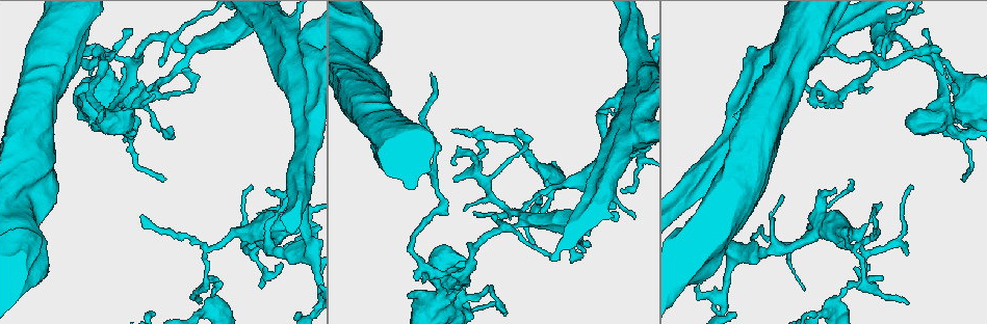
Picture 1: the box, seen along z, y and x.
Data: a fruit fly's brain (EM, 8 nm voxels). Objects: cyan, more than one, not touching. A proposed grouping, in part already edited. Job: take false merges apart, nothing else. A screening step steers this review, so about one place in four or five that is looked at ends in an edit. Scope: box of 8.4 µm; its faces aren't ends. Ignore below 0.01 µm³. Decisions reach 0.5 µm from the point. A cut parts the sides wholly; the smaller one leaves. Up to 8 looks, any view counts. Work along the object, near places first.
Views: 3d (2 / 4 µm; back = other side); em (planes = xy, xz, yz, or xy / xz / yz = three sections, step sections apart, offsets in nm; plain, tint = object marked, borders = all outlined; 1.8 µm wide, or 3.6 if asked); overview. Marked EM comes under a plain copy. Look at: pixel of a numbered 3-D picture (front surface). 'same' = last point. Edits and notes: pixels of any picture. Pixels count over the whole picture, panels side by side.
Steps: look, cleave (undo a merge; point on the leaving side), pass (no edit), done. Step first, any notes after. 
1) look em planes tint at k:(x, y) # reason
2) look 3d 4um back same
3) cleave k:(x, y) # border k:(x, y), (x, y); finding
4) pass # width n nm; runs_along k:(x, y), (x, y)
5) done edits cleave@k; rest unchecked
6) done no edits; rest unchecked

look 3d 4um at 1:(621, 148)

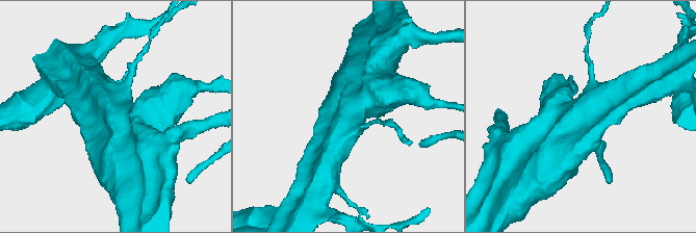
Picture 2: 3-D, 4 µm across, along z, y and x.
look em 3.6um xz step 8 tint at 2:(350, 113)

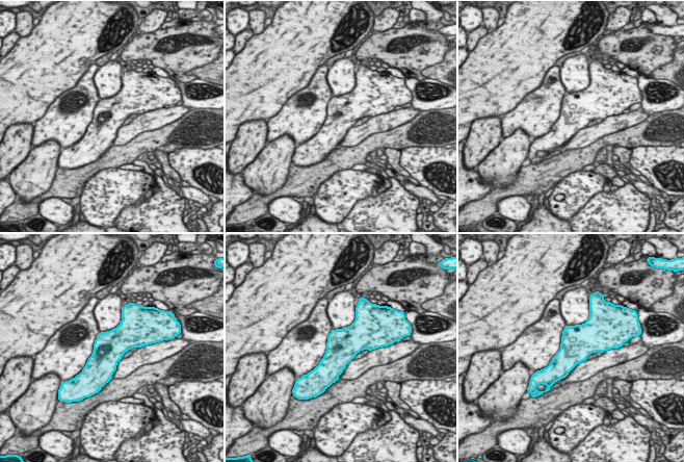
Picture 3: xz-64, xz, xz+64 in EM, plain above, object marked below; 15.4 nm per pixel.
pass # width 500 nm; all the same cell

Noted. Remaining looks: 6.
look 3d 2um at 1:(841, 92) # abrupt turn

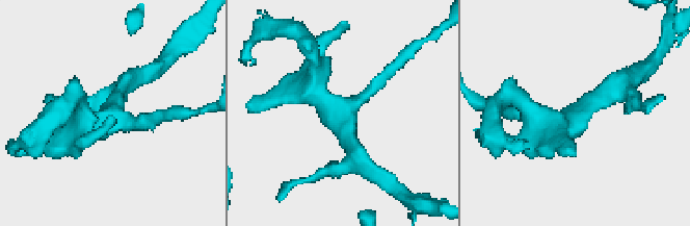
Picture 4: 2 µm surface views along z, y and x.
look em planes tint at 4:(342, 114) # now the EM

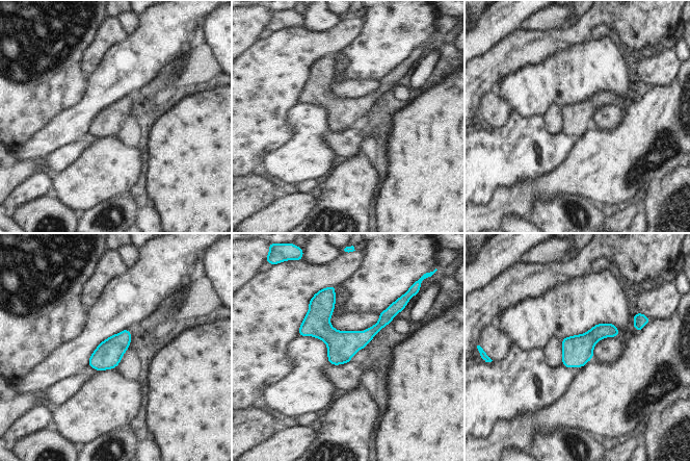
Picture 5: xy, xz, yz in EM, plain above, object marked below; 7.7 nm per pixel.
pass # continuous, no second cell

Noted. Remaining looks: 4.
look 3d 4um at 1:(208, 251)

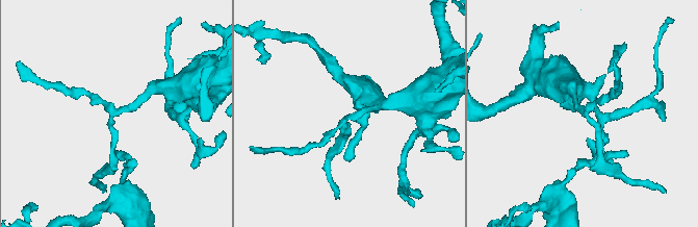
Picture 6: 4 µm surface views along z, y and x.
look em xy step 8 tint at 6:(117, 110) # arms 3

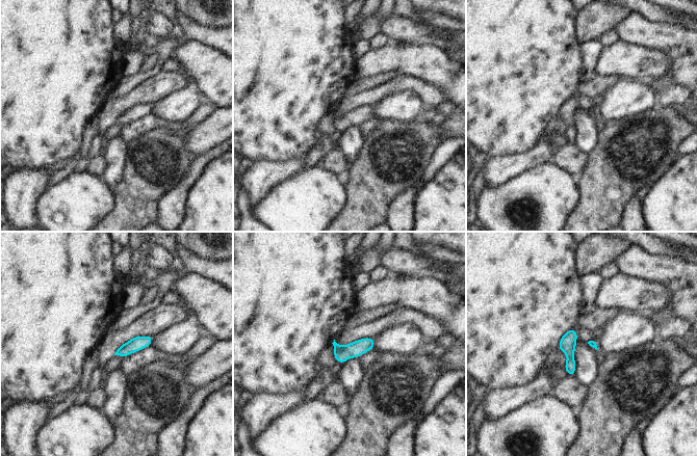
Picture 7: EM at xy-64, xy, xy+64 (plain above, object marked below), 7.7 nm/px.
look em yz step 8 tint same # another direction

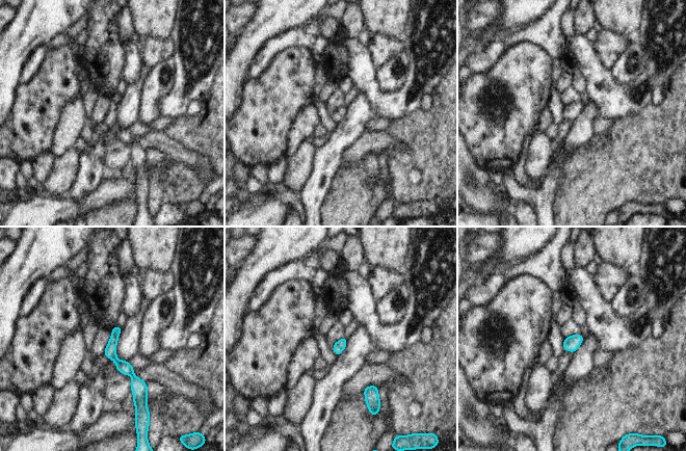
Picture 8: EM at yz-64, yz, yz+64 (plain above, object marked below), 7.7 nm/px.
pass # continuous, no second cell

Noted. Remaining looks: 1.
look em planes tint at 1:(617, 99) # four arms meet

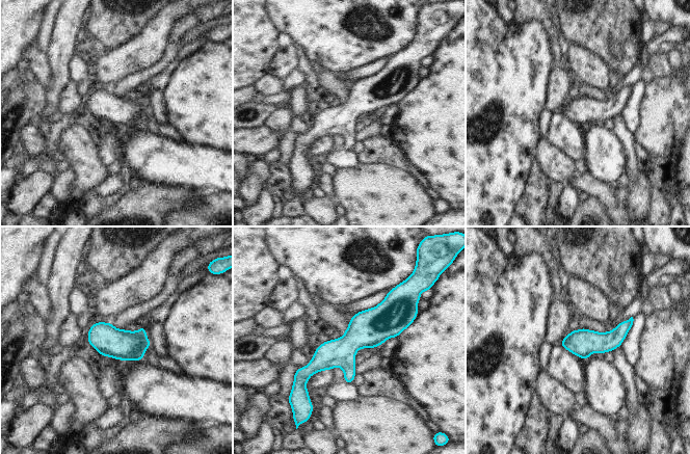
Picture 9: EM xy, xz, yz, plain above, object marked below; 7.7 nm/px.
pass # runs_along 9:(407, 321), (367, 328), (298, 378); continuous, no second cell

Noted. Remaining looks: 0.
done no edits; rest unchecked

